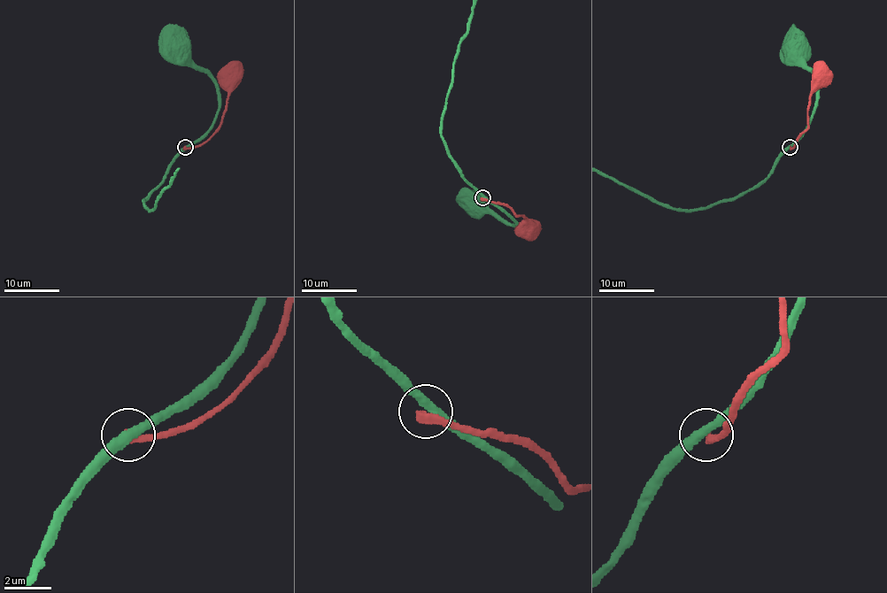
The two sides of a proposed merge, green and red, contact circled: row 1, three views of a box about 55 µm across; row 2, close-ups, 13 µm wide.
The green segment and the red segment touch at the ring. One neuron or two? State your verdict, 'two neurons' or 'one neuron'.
two neurons

